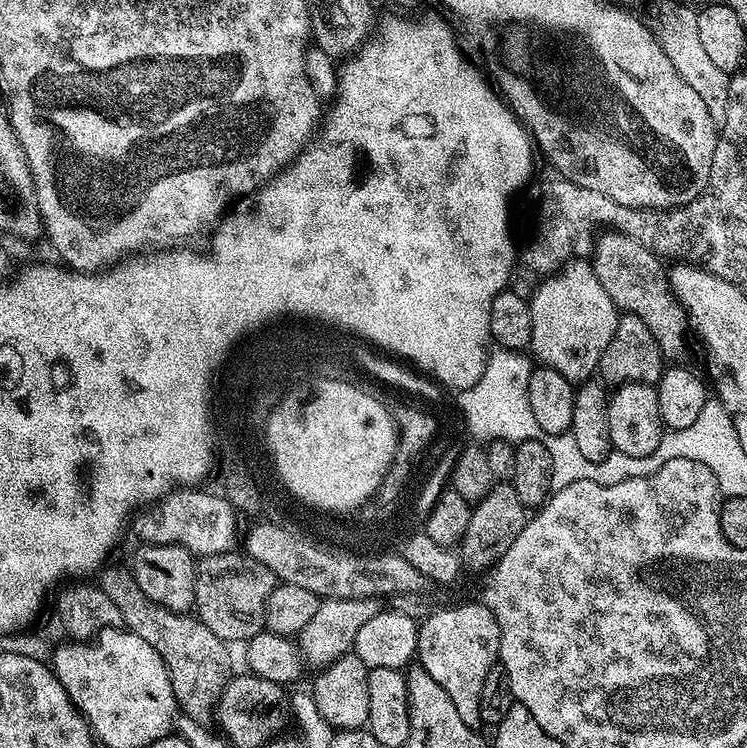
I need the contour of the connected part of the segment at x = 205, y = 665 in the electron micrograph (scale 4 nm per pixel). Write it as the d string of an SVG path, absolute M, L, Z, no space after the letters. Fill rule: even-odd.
M105 567L98 576L98 587L118 606L122 613L122 625L127 631L138 634L149 646L154 646L170 674L170 686L174 690L176 707L183 715L205 726L214 720L216 703L222 690L233 675L232 660L228 657L229 645L218 634L206 630L195 615L171 612L146 598L127 567Z

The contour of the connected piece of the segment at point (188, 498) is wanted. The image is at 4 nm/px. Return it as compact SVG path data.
M176 490L159 501L160 513L140 524L140 540L146 544L176 544L203 558L233 551L236 544L236 519L238 513L223 495L200 490Z

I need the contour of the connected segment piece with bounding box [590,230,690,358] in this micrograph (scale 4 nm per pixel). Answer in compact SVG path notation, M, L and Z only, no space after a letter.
M611 230L603 233L600 241L595 241L594 255L590 263L602 290L610 294L621 313L637 316L646 324L646 330L654 336L654 342L660 347L660 354L665 358L680 356L684 352L684 343L690 336L690 321L680 299L672 293L672 282L669 273L664 272L661 257L655 256L638 240L623 236L621 232Z

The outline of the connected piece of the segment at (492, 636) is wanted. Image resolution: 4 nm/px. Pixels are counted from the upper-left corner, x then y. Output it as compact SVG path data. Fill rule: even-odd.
M482 602L476 604L456 604L453 608L440 608L437 612L432 612L423 621L418 624L416 634L416 656L418 657L419 667L426 670L426 674L430 674L430 678L434 678L434 682L438 682L438 686L442 686L442 690L446 690L446 695L450 697L450 702L454 702L454 707L458 710L459 716L462 717L462 722L466 722L466 726L479 729L481 727L480 715L478 714L478 705L482 695L482 686L484 685L486 674L490 674L490 670L500 659L500 631L498 630L498 622L494 618L494 614Z

